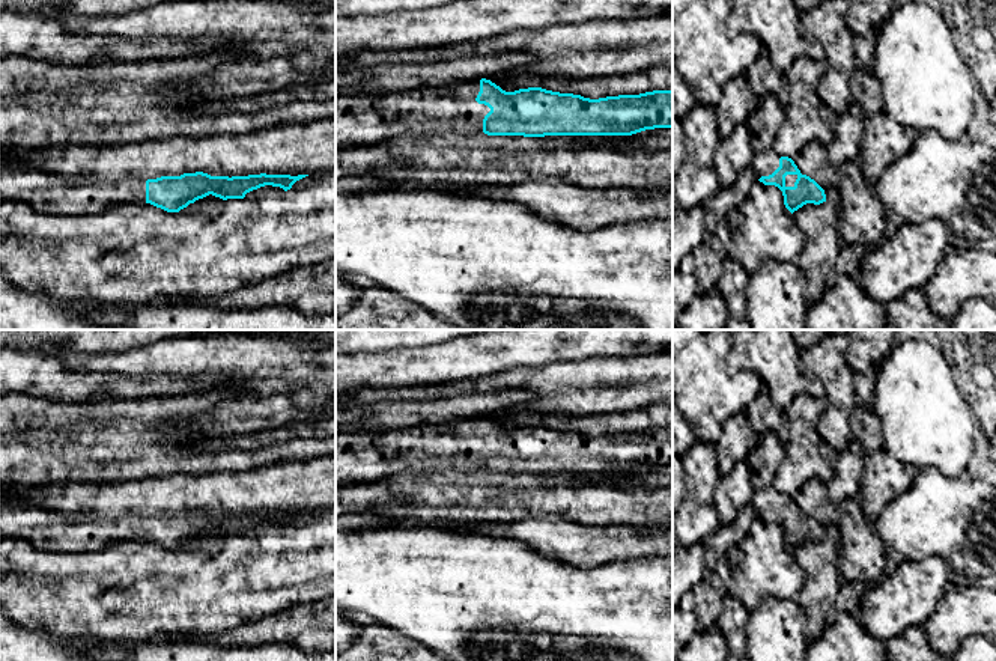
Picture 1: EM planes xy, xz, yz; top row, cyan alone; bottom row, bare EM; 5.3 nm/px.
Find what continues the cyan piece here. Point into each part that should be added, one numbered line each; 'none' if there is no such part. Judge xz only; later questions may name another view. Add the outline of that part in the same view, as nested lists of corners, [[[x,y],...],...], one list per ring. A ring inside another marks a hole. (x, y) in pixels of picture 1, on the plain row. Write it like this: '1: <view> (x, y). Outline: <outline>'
1: xz (361, 455). Outline: [[[477,417],[438,425],[369,431],[354,426],[336,432],[336,483],[376,482],[402,471],[439,473],[459,470],[481,471],[483,456],[490,449],[478,441]]]

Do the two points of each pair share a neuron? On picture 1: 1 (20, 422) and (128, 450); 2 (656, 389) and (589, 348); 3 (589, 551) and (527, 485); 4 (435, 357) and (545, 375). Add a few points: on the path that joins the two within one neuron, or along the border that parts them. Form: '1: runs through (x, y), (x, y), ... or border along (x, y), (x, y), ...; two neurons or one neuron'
1: runs through (47, 440), (69, 450), (101, 450); one neuron
2: border along (640, 356), (593, 357), (570, 362); two neurons
3: border along (545, 514), (590, 526); two neurons
4: border along (546, 365), (519, 366), (477, 378); two neurons

